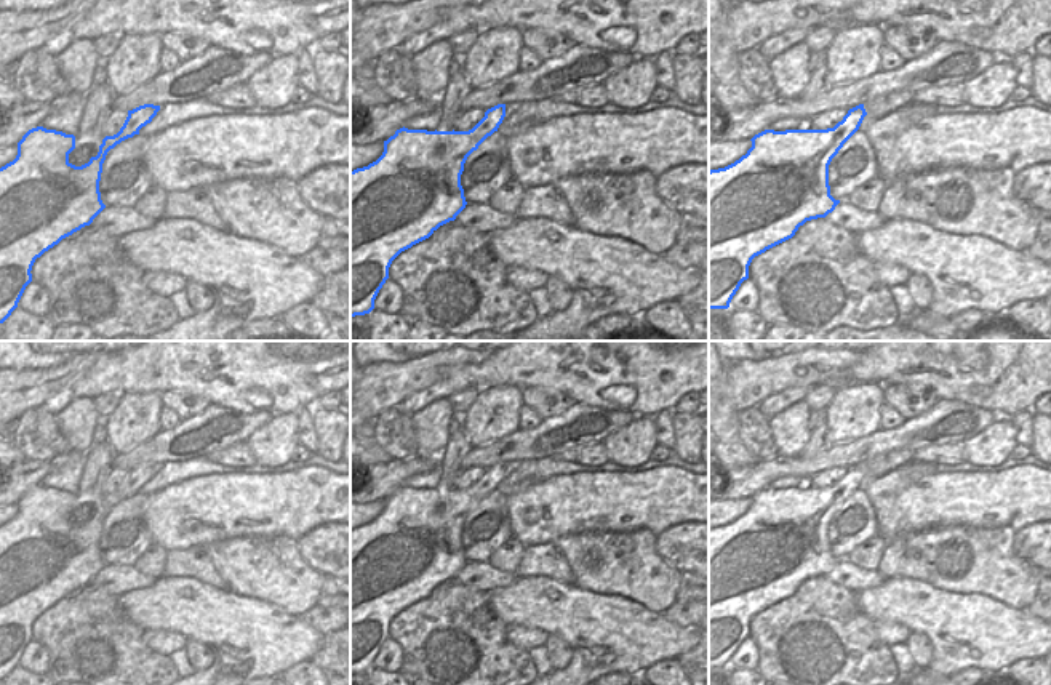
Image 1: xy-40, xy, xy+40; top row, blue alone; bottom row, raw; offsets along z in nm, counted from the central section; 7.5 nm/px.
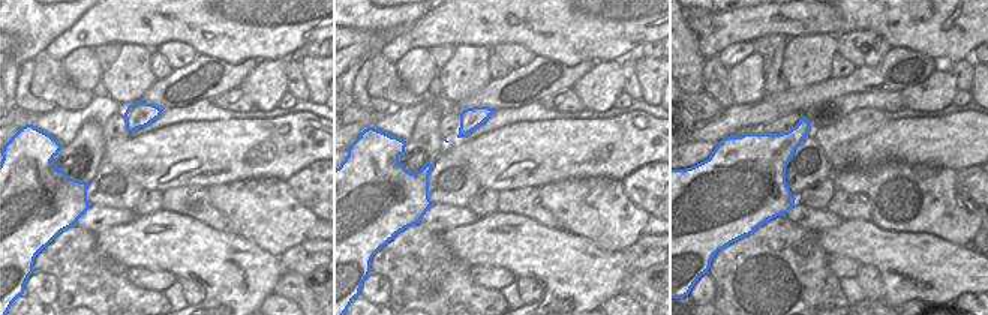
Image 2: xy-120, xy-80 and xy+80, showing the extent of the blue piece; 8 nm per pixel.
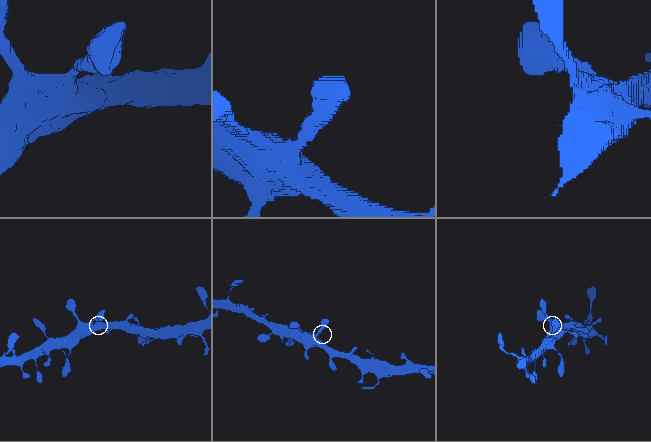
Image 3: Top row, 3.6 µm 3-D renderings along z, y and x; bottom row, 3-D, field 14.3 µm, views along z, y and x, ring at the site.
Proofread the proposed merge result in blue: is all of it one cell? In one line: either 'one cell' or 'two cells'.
one cell

